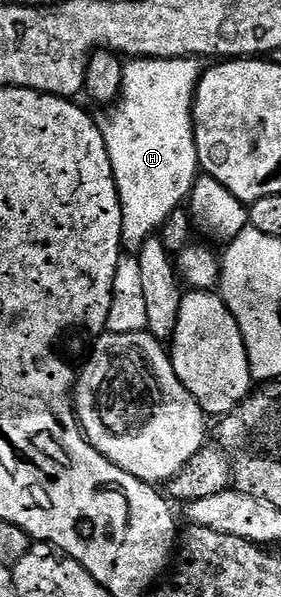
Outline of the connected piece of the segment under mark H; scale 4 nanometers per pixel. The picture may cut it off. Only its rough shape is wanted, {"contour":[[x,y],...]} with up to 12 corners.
{"contour":[[139,57],[100,122],[121,200],[108,332],[146,330],[143,243],[199,176],[196,57]]}

